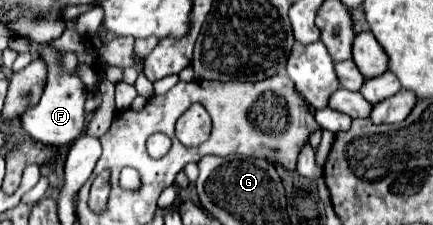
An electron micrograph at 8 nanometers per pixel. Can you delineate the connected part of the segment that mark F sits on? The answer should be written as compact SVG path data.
M46 44L40 46L40 56L48 64L48 84L42 94L42 100L34 106L28 108L20 118L22 130L36 142L48 144L48 146L66 146L74 138L82 134L84 128L84 102L86 102L86 86L80 82L80 78L74 74L74 68L78 64L74 54L54 54Z

